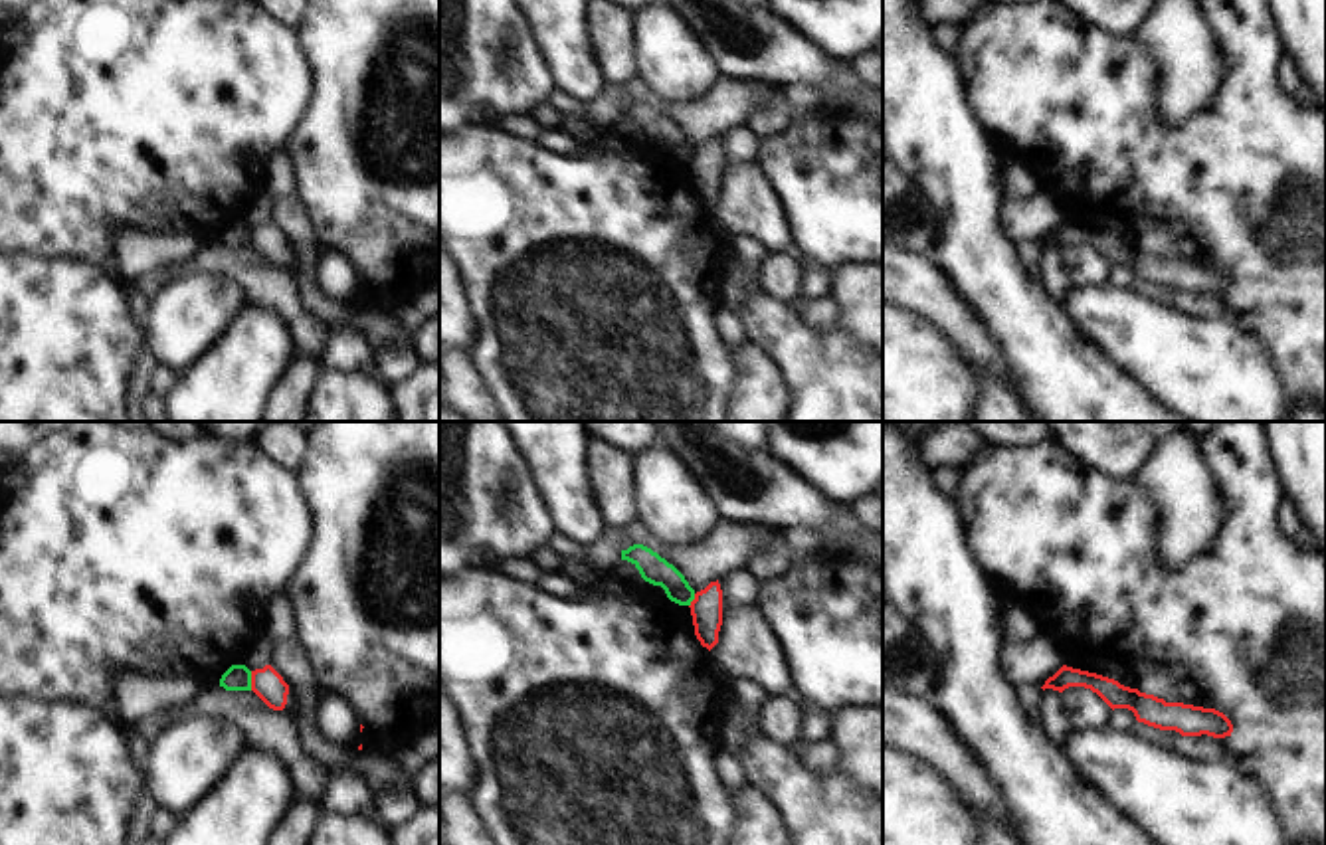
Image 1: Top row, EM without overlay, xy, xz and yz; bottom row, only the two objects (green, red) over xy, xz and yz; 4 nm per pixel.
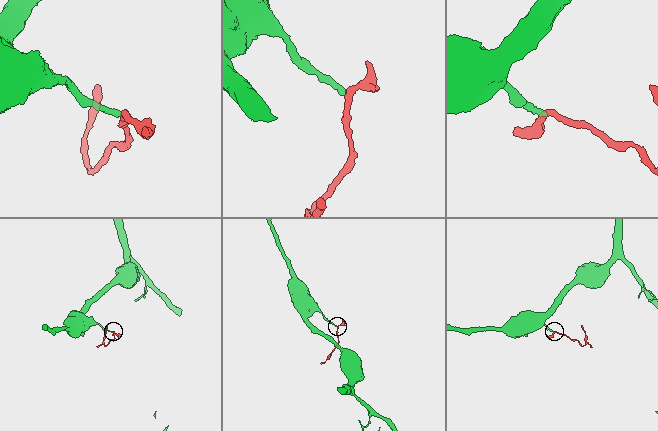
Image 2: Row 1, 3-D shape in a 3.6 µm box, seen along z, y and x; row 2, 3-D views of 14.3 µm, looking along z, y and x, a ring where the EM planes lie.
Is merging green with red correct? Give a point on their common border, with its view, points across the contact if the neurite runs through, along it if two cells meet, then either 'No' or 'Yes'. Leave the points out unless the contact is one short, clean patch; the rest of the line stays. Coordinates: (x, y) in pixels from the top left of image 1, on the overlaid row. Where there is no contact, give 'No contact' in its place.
Touches green at xy (250, 681). Boundary: xy (250, 671), (252, 689). No.

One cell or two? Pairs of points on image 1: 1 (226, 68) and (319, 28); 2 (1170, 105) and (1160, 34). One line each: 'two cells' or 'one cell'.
1: two cells
2: one cell

